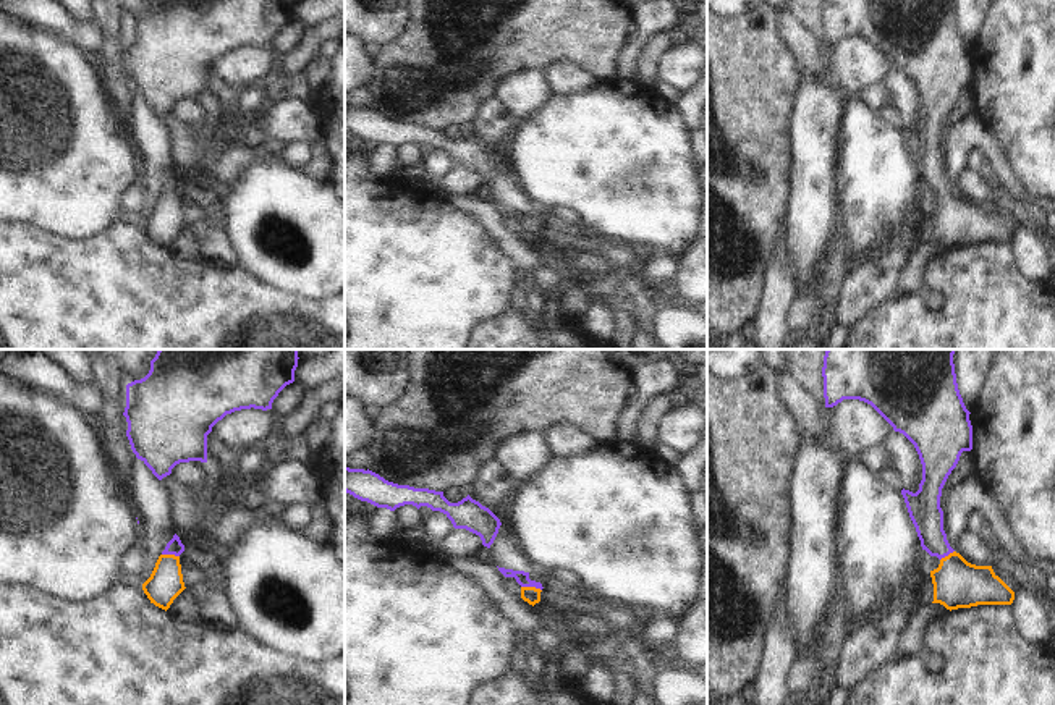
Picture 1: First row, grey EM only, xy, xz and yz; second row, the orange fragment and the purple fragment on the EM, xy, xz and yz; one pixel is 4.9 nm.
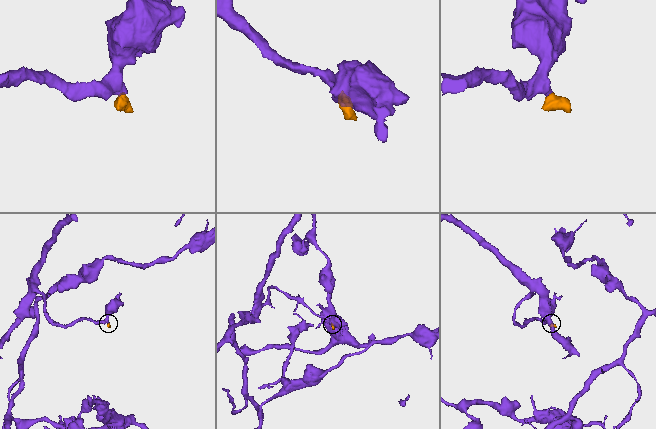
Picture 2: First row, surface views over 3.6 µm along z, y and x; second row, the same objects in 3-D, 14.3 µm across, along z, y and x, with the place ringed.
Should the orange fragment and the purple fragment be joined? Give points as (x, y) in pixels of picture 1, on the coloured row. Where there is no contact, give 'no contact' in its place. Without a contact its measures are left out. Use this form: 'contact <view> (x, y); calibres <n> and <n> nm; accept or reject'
contact xz (531, 587); calibres 80 and 70 nm; accept

